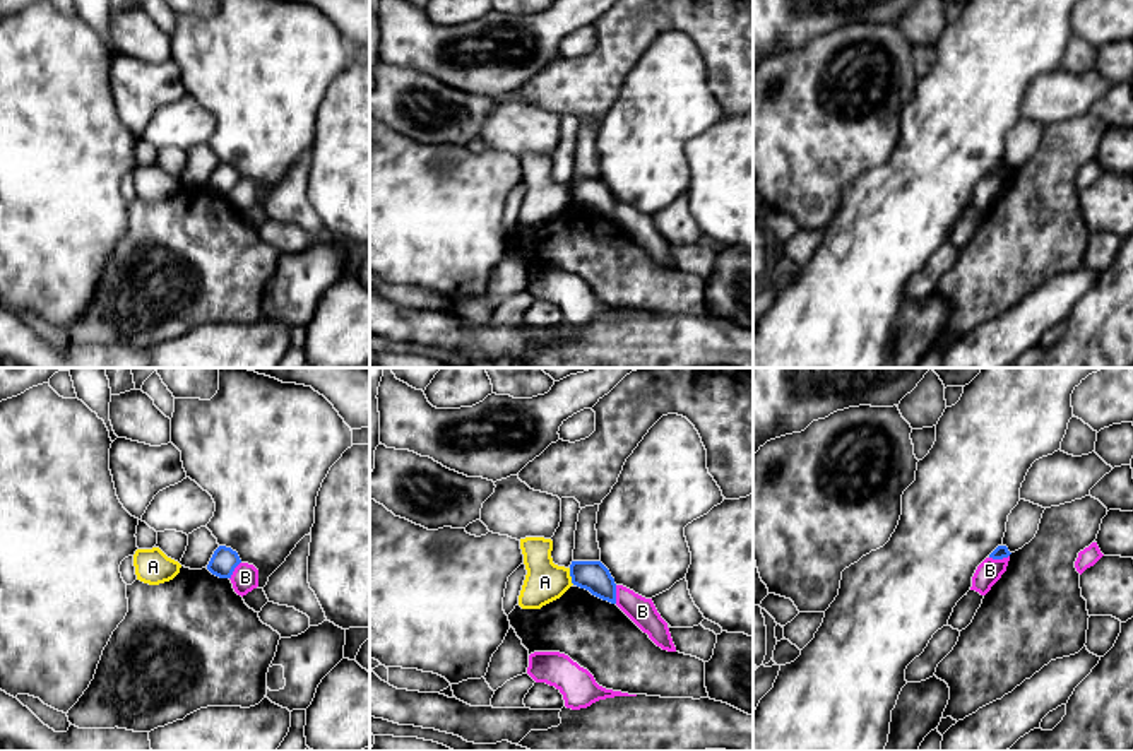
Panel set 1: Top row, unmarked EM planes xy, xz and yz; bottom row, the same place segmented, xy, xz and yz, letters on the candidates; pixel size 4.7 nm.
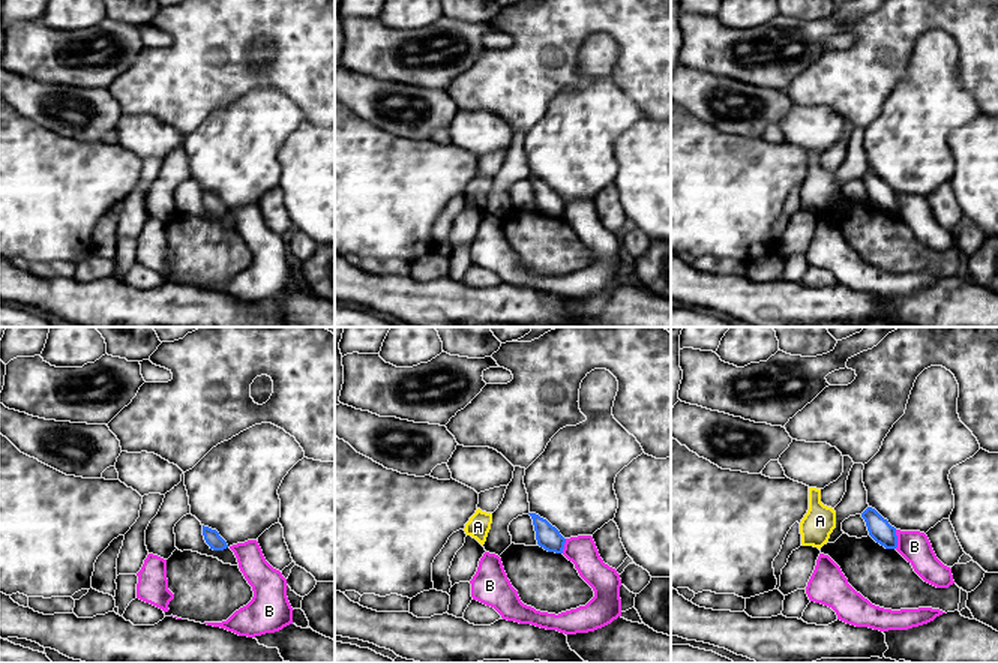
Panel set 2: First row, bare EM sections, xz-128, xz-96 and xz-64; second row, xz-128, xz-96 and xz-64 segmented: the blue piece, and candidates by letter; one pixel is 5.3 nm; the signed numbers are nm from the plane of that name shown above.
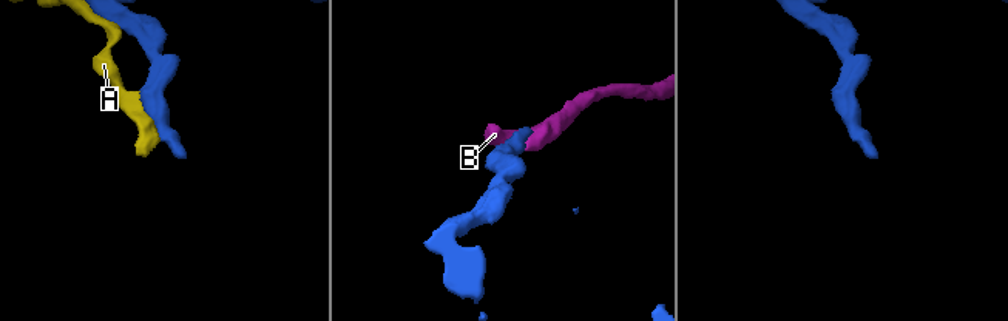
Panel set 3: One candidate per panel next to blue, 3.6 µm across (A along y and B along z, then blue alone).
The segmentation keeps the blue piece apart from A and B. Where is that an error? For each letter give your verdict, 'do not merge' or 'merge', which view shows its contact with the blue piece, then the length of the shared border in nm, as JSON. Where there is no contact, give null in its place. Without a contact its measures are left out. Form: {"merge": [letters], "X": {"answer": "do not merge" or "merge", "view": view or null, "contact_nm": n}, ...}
{"merge": [], "A": {"answer": "do not merge", "view": "xz", "contact_nm": 80}, "B": {"answer": "do not merge", "view": "yz", "contact_nm": 100}}

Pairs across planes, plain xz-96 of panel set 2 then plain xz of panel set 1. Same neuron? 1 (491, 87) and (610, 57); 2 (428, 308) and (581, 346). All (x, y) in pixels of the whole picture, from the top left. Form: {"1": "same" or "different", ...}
{"1": "same", "2": "different"}

